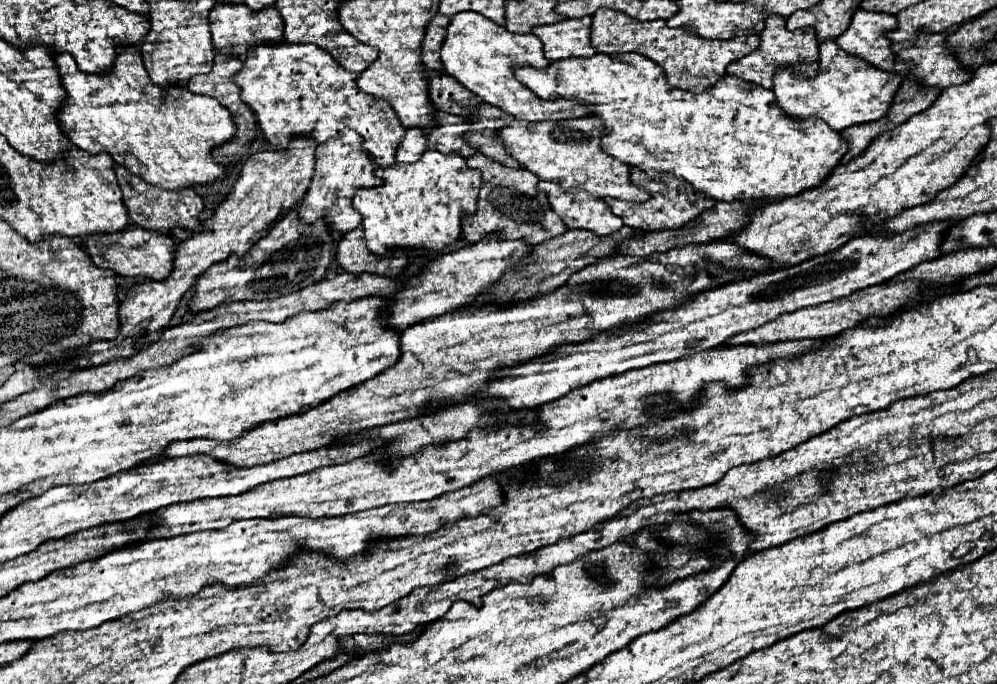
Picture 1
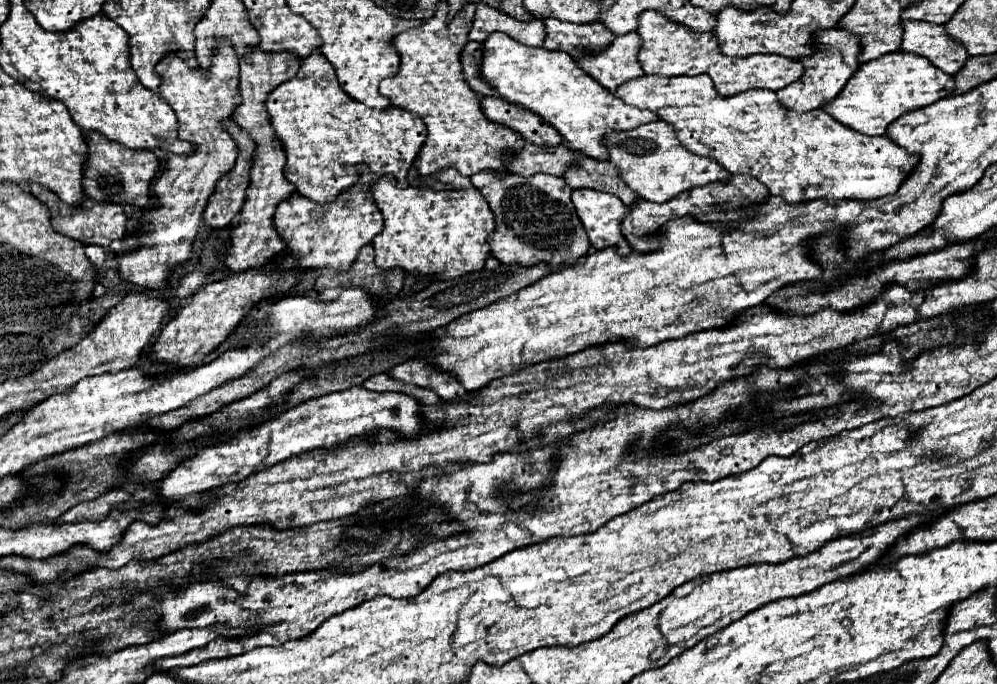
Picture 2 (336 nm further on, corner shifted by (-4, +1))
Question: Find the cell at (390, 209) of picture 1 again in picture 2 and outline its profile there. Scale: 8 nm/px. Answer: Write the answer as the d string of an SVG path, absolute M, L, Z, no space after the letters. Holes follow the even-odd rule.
M445 168L435 178L449 184L451 188L441 192L433 190L431 186L399 188L387 176L373 184L371 192L375 204L385 218L383 232L373 238L375 264L379 268L401 268L409 274L415 274L417 280L423 276L447 280L483 270L485 260L491 254L487 238L491 232L495 232L495 220L489 204L483 200L479 190L471 186L471 180L453 168Z

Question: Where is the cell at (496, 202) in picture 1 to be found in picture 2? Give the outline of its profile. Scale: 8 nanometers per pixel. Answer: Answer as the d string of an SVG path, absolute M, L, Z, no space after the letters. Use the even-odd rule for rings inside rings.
M479 172L471 176L471 182L489 202L495 216L497 228L495 234L489 236L489 246L491 256L501 264L535 266L535 262L547 262L549 266L571 266L581 256L587 256L591 242L575 214L571 202L573 190L563 178L549 174L535 174L531 178L509 174L495 178L493 172Z

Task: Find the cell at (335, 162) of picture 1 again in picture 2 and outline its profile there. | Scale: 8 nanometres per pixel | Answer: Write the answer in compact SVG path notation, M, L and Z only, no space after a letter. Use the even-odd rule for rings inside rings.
M359 164L357 170L359 182L339 194L339 198L331 204L317 204L309 198L293 194L277 206L273 226L287 242L291 252L299 258L301 270L329 268L343 274L353 266L359 250L365 244L371 244L371 240L383 230L383 216L371 198L371 182L375 182L375 178L365 164Z

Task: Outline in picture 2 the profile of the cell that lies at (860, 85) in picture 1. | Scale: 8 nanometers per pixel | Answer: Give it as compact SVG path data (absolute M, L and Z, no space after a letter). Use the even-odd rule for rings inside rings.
M907 52L885 54L877 62L863 64L855 76L847 82L847 86L837 94L831 104L823 106L827 114L831 114L841 124L867 134L867 136L885 136L891 122L895 122L901 114L907 114L917 108L925 108L941 98L951 96L955 90L955 80L931 66L927 58Z

